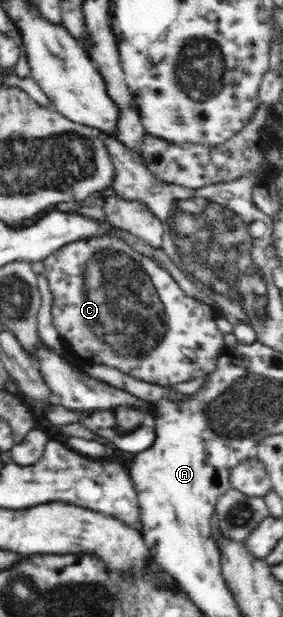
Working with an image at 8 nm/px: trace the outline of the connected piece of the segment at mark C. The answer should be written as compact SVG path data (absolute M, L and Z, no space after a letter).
M103 235L103 237L89 237L65 244L58 251L54 251L51 257L47 257L44 268L43 274L49 279L48 285L53 296L51 314L53 315L54 326L59 333L63 347L74 350L75 356L78 357L77 361L82 362L83 365L105 364L109 367L116 367L123 373L141 379L141 381L156 383L165 387L183 381L191 381L197 377L205 379L207 374L215 370L217 358L222 355L226 347L223 333L216 326L217 311L211 305L183 293L175 279L167 273L165 268L153 259L133 250L124 240L114 235Z

